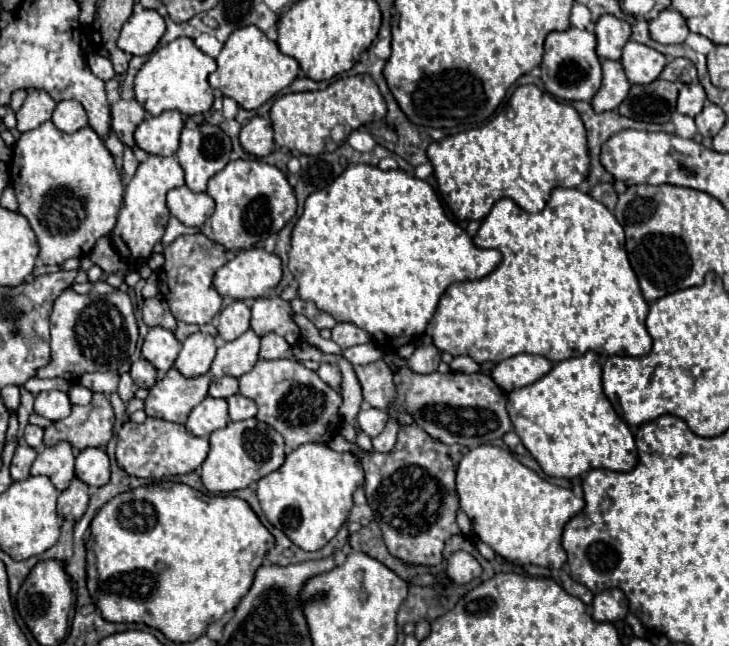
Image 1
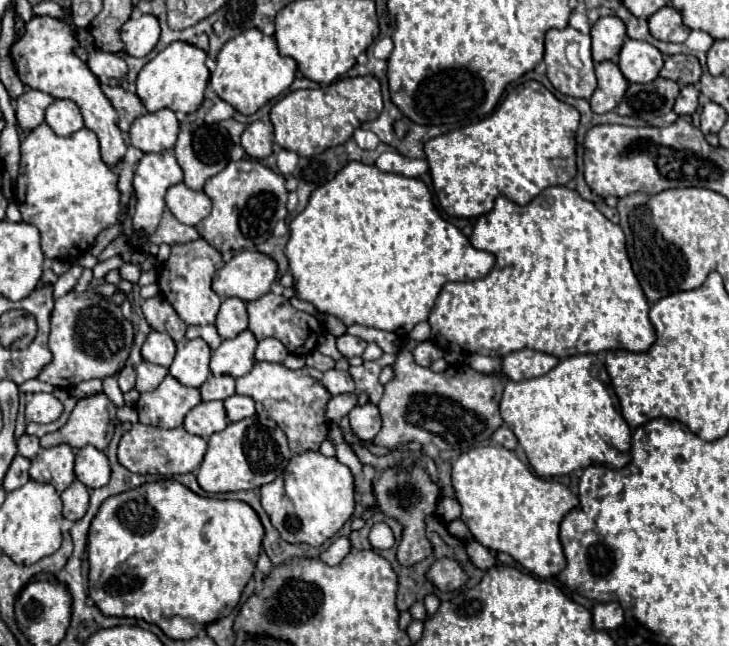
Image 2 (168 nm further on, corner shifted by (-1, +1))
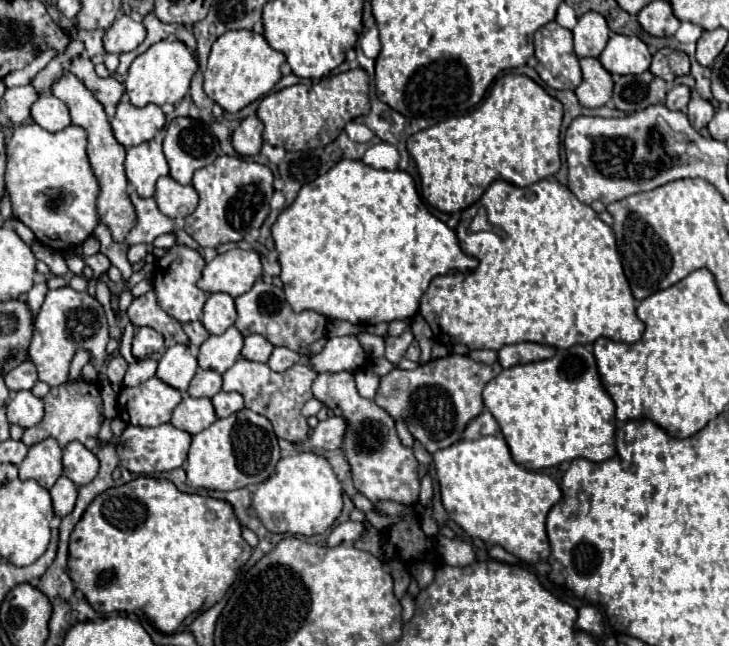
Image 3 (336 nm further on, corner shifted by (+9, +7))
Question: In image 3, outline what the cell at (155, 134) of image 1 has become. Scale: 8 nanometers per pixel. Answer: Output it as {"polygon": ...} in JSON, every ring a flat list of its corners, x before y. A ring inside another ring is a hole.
{"polygon":[[123,97,123,101,117,105,111,127,115,139,123,147,133,147,155,139,155,135,165,127,165,115,159,105,149,103,145,107,135,107]]}

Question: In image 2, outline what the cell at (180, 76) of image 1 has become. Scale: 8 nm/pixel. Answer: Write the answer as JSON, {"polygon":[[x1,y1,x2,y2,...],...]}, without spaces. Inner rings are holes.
{"polygon":[[175,41,167,49,163,49,157,57,153,57,137,77,137,97,145,105,147,111,171,109,193,113,205,99,205,87,209,83,209,69,205,65,205,51,195,45]]}

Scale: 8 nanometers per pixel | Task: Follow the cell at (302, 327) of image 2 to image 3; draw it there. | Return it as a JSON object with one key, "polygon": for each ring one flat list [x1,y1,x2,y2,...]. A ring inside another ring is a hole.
{"polygon":[[259,279,251,291,239,295,235,299,235,307,237,307,237,321,235,327,247,337,251,333,259,333,263,335,267,341,271,341,277,347,287,347,291,351,297,353,305,353,307,347,317,341,319,337,325,335,327,329,327,317,321,313,313,313,313,311,301,311,295,313,293,307,285,301,283,289,275,287,273,283,265,283,263,279]]}

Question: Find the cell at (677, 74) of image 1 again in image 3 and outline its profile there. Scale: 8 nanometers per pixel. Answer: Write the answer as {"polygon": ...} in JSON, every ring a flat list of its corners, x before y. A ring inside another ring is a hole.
{"polygon":[[671,47,659,49,653,55,653,63,649,71,671,85,677,77,689,75,689,57,679,49,671,49]]}

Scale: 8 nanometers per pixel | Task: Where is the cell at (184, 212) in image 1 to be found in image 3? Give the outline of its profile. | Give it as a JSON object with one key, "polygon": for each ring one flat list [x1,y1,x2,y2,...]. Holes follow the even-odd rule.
{"polygon":[[161,177,157,181,155,201,159,205,159,211,175,219,177,225,182,228,185,224,185,217,195,211,199,195,191,185,185,187,185,185,179,185,171,177]]}

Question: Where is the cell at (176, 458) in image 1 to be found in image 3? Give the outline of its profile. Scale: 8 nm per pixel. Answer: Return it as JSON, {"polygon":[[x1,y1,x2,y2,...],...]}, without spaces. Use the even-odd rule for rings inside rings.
{"polygon":[[171,423,159,427,127,425,121,437,117,437,115,445,117,445,117,455,121,457,121,465,125,465,125,469,129,469,131,473,151,475,151,473,161,473,161,471,171,471,181,467,191,447,191,435,187,431,173,427]]}

